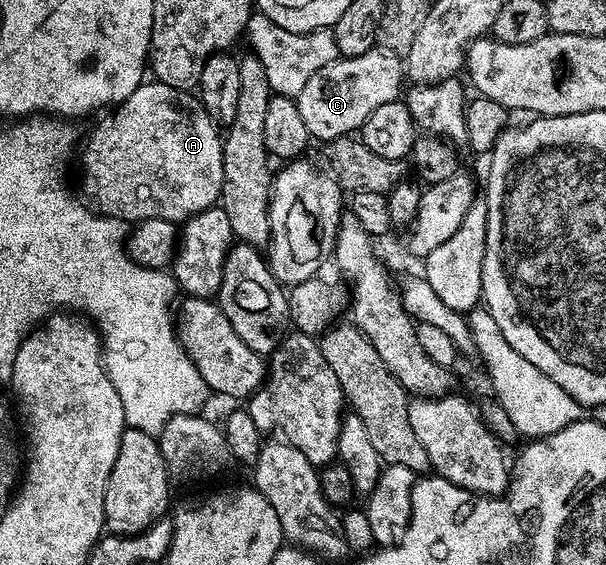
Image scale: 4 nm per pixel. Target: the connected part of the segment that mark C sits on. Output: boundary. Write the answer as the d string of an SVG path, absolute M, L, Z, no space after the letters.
M373 49L358 57L337 57L330 65L318 69L318 73L302 85L302 93L294 98L309 136L313 140L327 141L359 132L360 126L366 117L370 117L370 113L374 113L374 109L397 102L400 82L403 84L405 79L401 56Z

